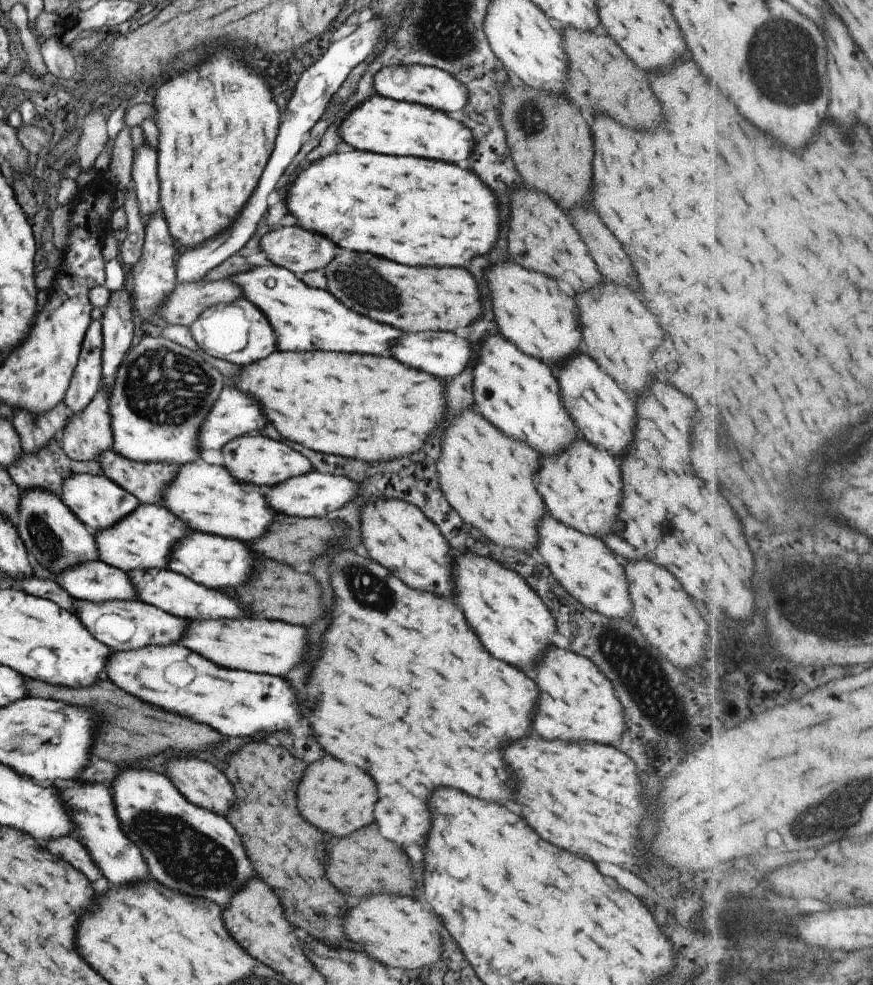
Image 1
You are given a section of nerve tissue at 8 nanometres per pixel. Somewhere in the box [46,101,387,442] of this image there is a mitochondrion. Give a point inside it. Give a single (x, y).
(166, 401)

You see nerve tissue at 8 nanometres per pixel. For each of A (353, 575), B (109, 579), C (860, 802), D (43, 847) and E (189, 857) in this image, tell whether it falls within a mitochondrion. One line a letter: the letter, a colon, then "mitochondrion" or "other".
A: mitochondrion
B: other
C: mitochondrion
D: other
E: mitochondrion

